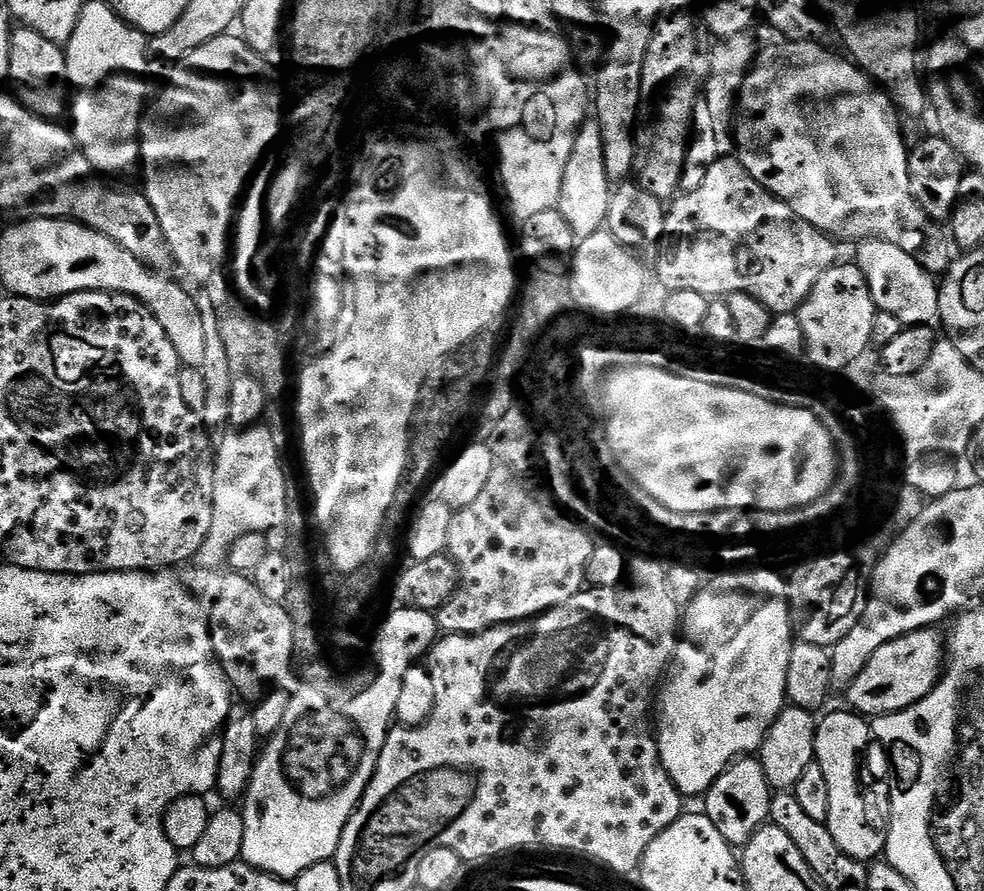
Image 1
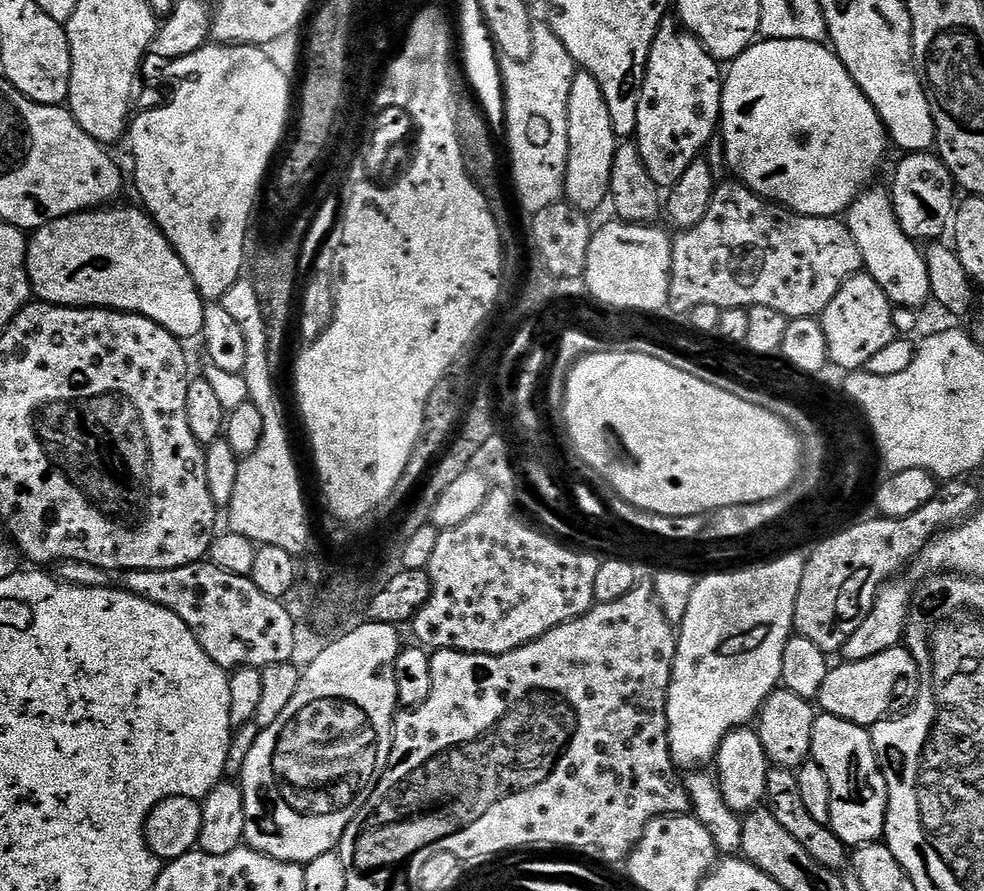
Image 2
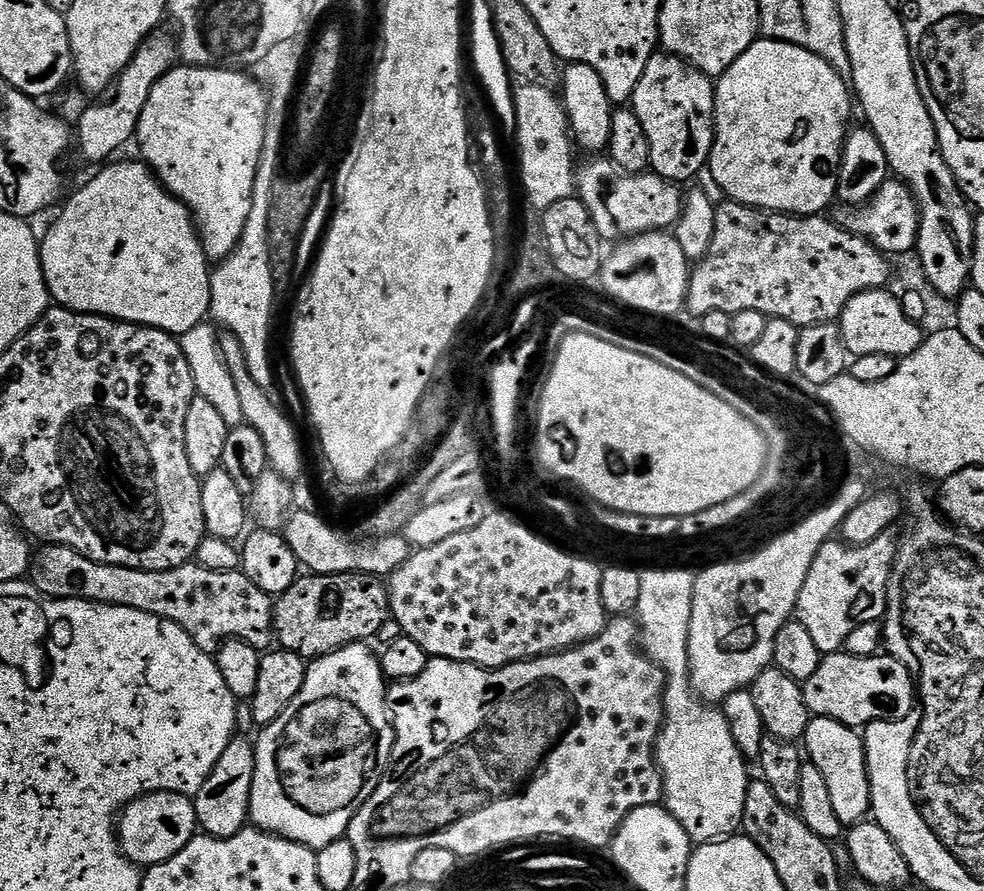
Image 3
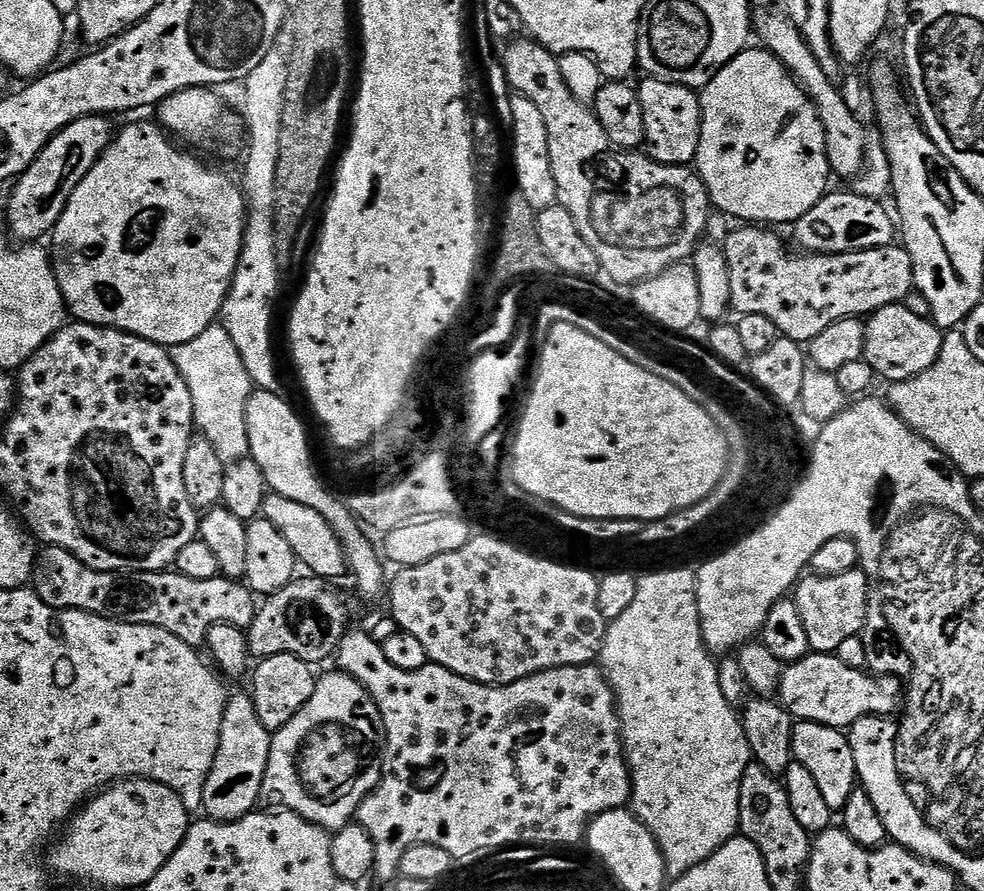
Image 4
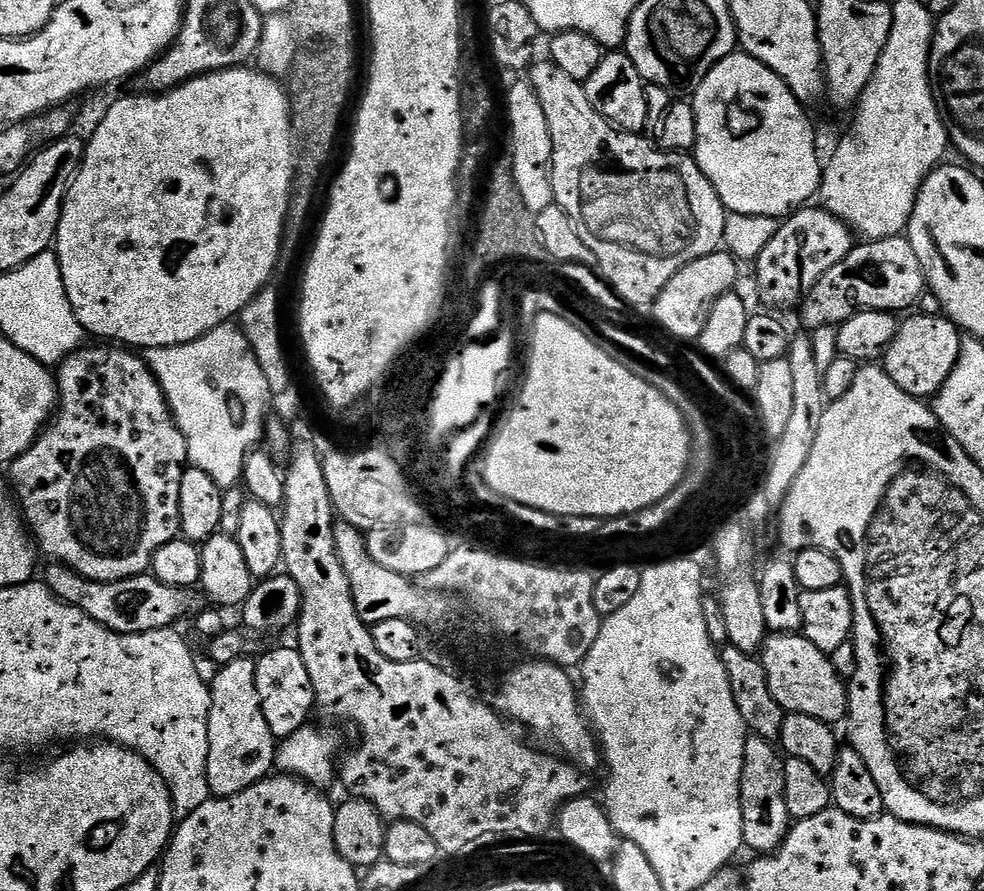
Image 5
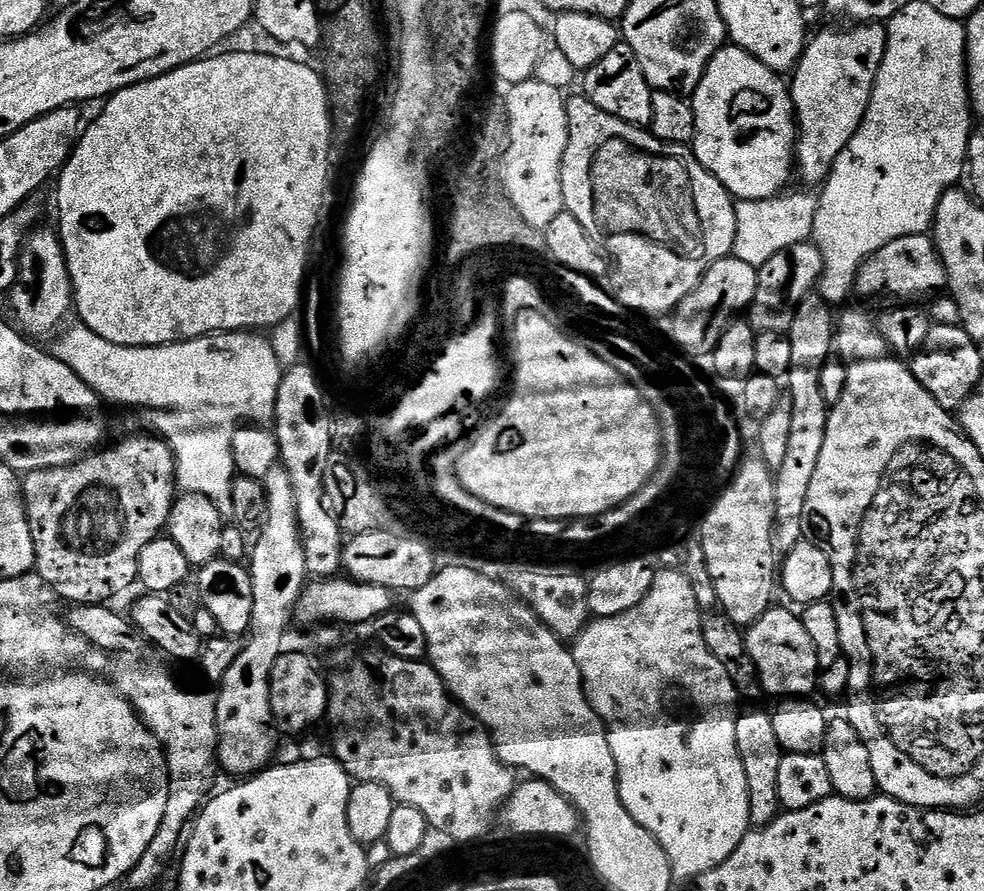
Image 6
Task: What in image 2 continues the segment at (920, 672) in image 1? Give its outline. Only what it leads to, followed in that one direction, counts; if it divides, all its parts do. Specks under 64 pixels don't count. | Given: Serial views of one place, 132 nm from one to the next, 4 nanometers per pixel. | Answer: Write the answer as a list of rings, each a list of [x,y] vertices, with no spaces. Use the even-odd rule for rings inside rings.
[[[897,646],[874,658],[840,662],[840,665],[829,667],[826,682],[818,697],[818,708],[821,713],[837,716],[846,722],[871,726],[880,720],[895,718],[908,711],[917,699],[916,691],[920,688],[918,666],[912,652]]]

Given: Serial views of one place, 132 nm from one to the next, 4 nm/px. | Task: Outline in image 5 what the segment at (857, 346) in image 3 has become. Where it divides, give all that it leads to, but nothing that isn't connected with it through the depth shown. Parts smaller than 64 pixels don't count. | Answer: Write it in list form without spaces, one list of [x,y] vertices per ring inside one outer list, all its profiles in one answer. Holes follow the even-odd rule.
[[[912,315],[916,316],[901,323],[894,342],[890,342],[884,352],[882,367],[886,374],[890,374],[890,378],[894,378],[898,387],[906,390],[906,394],[917,398],[932,398],[944,385],[946,378],[950,378],[950,372],[958,362],[962,333],[945,315]]]

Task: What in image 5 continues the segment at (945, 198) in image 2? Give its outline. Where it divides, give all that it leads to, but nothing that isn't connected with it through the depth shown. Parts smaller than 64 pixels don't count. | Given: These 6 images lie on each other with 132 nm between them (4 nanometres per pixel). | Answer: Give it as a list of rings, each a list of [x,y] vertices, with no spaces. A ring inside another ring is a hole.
[[[805,206],[792,213],[777,227],[774,238],[766,242],[762,254],[754,261],[756,268],[756,288],[760,291],[760,300],[772,310],[792,308],[803,301],[809,292],[818,286],[820,279],[854,247],[854,232],[823,206]]]

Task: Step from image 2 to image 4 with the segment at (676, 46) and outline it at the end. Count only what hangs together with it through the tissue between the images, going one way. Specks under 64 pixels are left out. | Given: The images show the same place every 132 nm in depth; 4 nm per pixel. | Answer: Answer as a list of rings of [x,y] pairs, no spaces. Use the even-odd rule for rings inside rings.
[[[644,78],[644,81],[639,81],[638,91],[642,102],[642,118],[646,122],[644,138],[647,155],[657,160],[659,164],[691,165],[698,154],[698,142],[702,130],[702,110],[700,109],[699,95],[685,84],[675,84],[674,82],[651,78]]]

